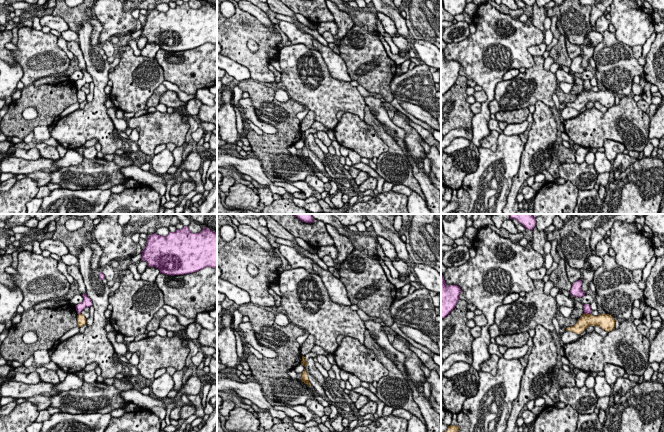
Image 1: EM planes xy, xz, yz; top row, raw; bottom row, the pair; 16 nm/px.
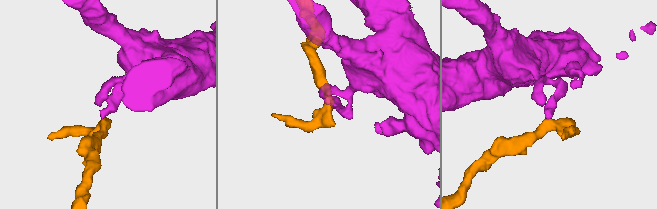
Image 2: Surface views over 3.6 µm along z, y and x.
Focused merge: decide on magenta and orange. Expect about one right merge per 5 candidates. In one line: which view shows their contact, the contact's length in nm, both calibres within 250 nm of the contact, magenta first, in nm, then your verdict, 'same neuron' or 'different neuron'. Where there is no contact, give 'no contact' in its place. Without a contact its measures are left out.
contact in yz; length 120 nm; calibres 130 and 200 nm; different neuron

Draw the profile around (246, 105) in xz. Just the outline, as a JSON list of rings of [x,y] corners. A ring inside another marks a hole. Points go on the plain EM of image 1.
[[[249,97],[240,99],[239,106],[240,106],[241,111],[243,112],[244,118],[253,122],[264,133],[275,134],[277,132],[277,129],[274,126],[258,118],[255,108],[253,106],[252,100]]]

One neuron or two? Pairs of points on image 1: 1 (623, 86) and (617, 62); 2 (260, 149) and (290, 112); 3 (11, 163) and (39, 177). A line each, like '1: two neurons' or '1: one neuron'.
1: one neuron
2: one neuron
3: two neurons

